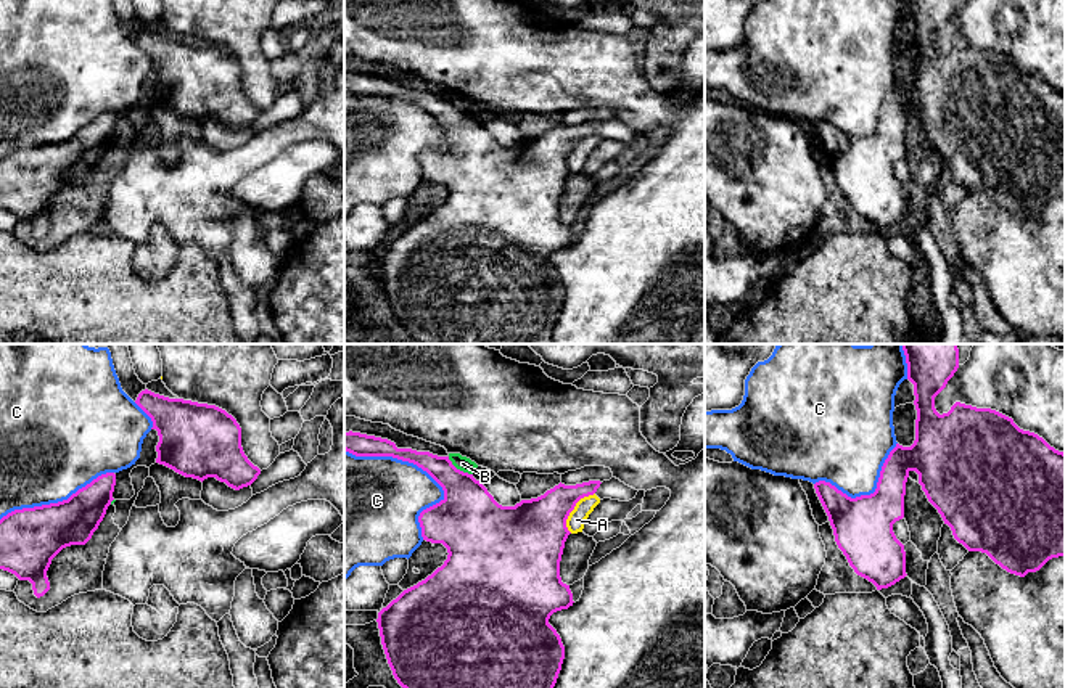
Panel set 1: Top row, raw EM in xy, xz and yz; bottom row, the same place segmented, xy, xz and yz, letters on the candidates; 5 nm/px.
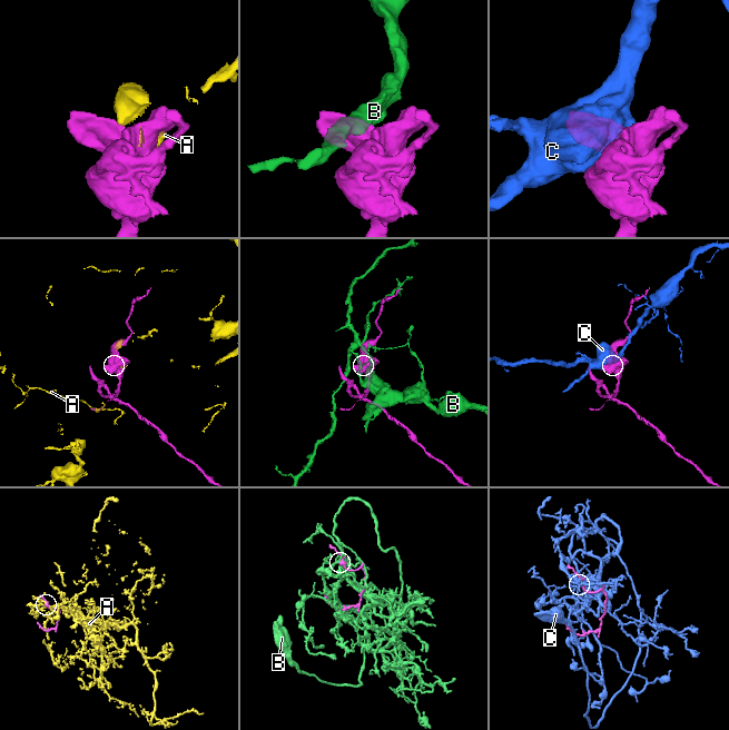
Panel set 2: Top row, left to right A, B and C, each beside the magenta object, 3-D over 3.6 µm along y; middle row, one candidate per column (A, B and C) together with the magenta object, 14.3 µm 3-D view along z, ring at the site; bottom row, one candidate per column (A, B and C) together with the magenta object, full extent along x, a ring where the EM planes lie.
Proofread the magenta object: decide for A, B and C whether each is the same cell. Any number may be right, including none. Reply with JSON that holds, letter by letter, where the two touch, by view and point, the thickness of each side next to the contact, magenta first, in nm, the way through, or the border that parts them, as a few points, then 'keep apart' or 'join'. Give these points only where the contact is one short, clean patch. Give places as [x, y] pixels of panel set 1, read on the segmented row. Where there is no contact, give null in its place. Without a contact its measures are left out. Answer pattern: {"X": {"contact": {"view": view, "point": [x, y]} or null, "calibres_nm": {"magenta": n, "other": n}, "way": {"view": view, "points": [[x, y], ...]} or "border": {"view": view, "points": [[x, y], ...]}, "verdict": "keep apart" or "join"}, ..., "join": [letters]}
{"A": {"contact": {"view": "xz", "point": [573, 508]}, "calibres_nm": {"magenta": 340, "other": 90}, "verdict": "keep apart"}, "B": {"contact": {"view": "xz", "point": [459, 470]}, "calibres_nm": {"magenta": 320, "other": 70}, "border": {"view": "xz", "points": [[448, 457], [457, 468], [472, 475]]}, "verdict": "keep apart"}, "C": {"contact": {"view": "xz", "point": [422, 468]}, "calibres_nm": {"magenta": 200, "other": 420}, "verdict": "keep apart"}, "join": []}

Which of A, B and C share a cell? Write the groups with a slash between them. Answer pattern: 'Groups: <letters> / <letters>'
Groups: A / B / C

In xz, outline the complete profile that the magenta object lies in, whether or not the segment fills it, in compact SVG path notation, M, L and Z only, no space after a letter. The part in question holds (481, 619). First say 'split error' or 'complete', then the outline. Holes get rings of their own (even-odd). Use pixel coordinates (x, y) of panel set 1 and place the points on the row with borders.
complete | M352 431L344 432L344 450L356 457L393 457L402 461L413 463L426 471L444 490L444 498L439 503L423 510L418 516L418 522L421 527L423 540L431 543L442 543L449 553L447 559L425 580L404 590L396 600L393 600L386 608L378 612L376 619L381 645L397 683L402 688L553 688L565 659L565 646L557 630L549 624L549 619L553 612L568 609L574 603L570 585L563 584L560 577L560 561L565 542L571 534L566 527L566 519L574 510L576 503L584 497L594 495L602 482L589 481L576 485L565 485L560 482L537 498L521 500L515 506L502 506L494 500L487 489L473 477L473 474L457 469L449 457L438 457L430 452L417 452L412 448L397 448L396 444L388 439Z

